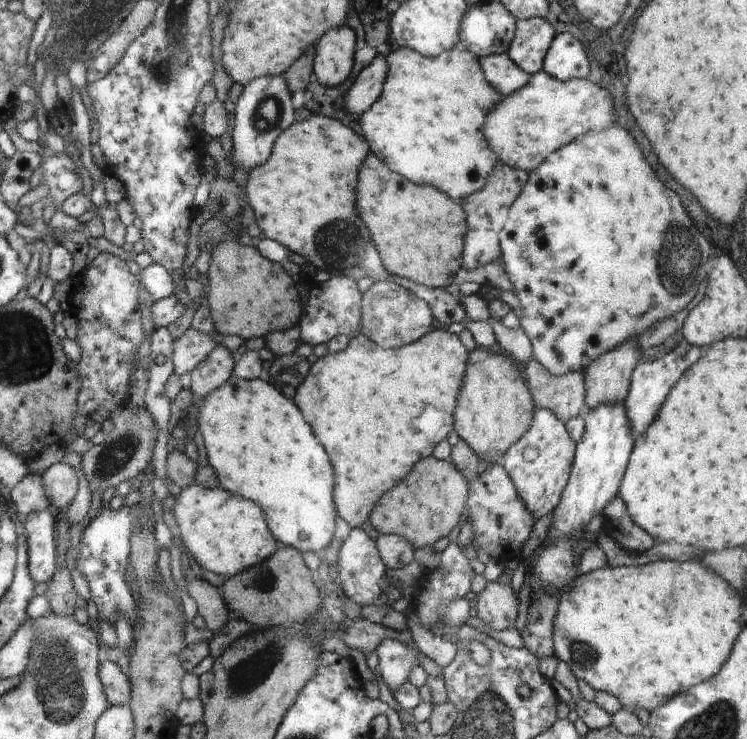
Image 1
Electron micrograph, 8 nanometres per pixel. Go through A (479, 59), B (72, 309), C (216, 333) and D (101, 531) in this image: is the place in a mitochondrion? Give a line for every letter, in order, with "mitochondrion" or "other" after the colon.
A: other
B: other
C: other
D: other

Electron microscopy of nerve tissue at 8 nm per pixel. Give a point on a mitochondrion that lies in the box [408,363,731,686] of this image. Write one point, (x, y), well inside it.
(585, 654)

